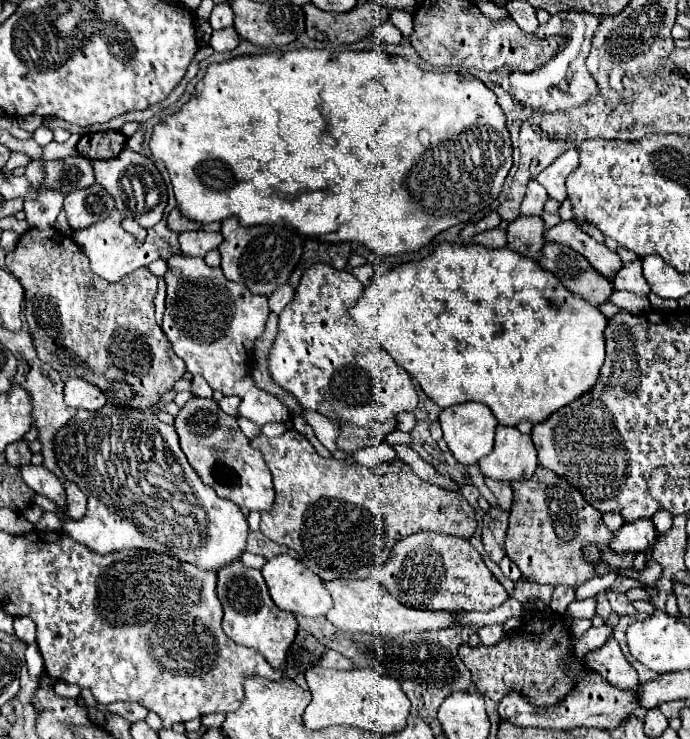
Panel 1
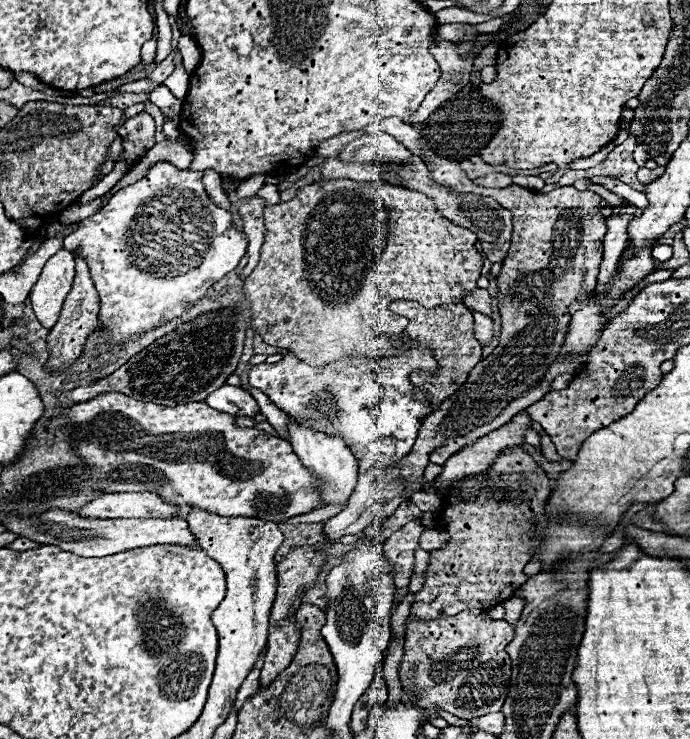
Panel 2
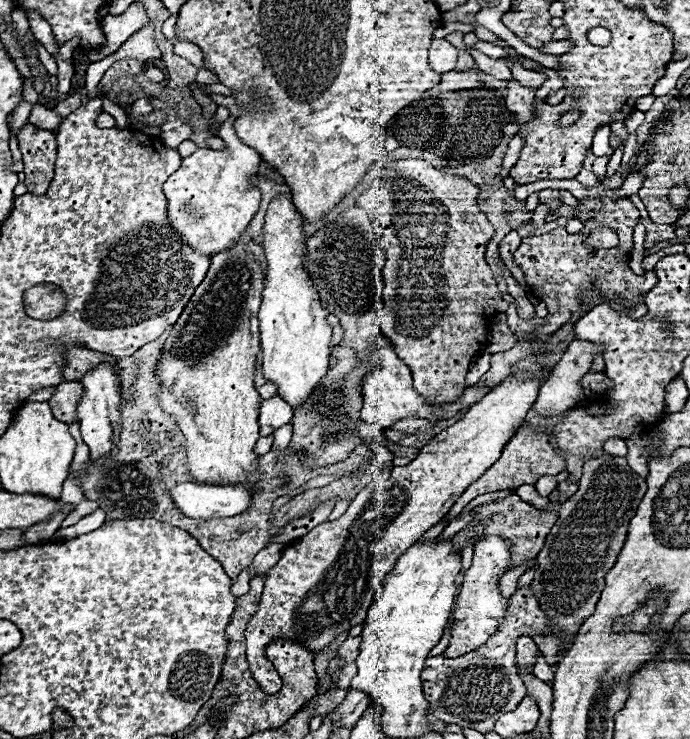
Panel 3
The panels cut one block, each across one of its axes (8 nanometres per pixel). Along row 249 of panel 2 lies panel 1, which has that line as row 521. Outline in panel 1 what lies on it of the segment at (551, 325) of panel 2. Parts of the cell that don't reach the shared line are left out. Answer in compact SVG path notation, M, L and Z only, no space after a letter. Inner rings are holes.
M538 466L530 480L514 482L514 500L510 508L510 526L506 536L506 554L518 564L524 578L550 584L578 588L594 576L604 576L604 566L592 566L582 560L582 546L596 542L604 550L604 560L610 566L620 566L618 554L608 548L612 532L602 522L602 512L592 508L582 494L552 470Z

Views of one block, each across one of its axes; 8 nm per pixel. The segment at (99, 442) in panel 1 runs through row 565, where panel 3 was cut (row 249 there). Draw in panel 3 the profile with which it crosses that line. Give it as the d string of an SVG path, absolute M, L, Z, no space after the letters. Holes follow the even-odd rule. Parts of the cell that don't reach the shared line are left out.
M230 115L218 130L226 142L226 150L198 148L182 158L182 166L162 186L168 200L168 224L184 244L204 256L232 248L260 206L260 190L248 184L248 176L258 172L260 156L236 138L232 126L235 119Z

